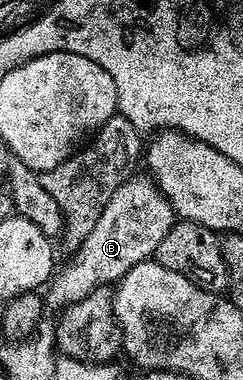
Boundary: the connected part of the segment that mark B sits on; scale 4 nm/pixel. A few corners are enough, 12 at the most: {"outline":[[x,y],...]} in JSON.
{"outline":[[127,178],[47,308],[80,302],[147,262],[176,221],[149,178]]}

